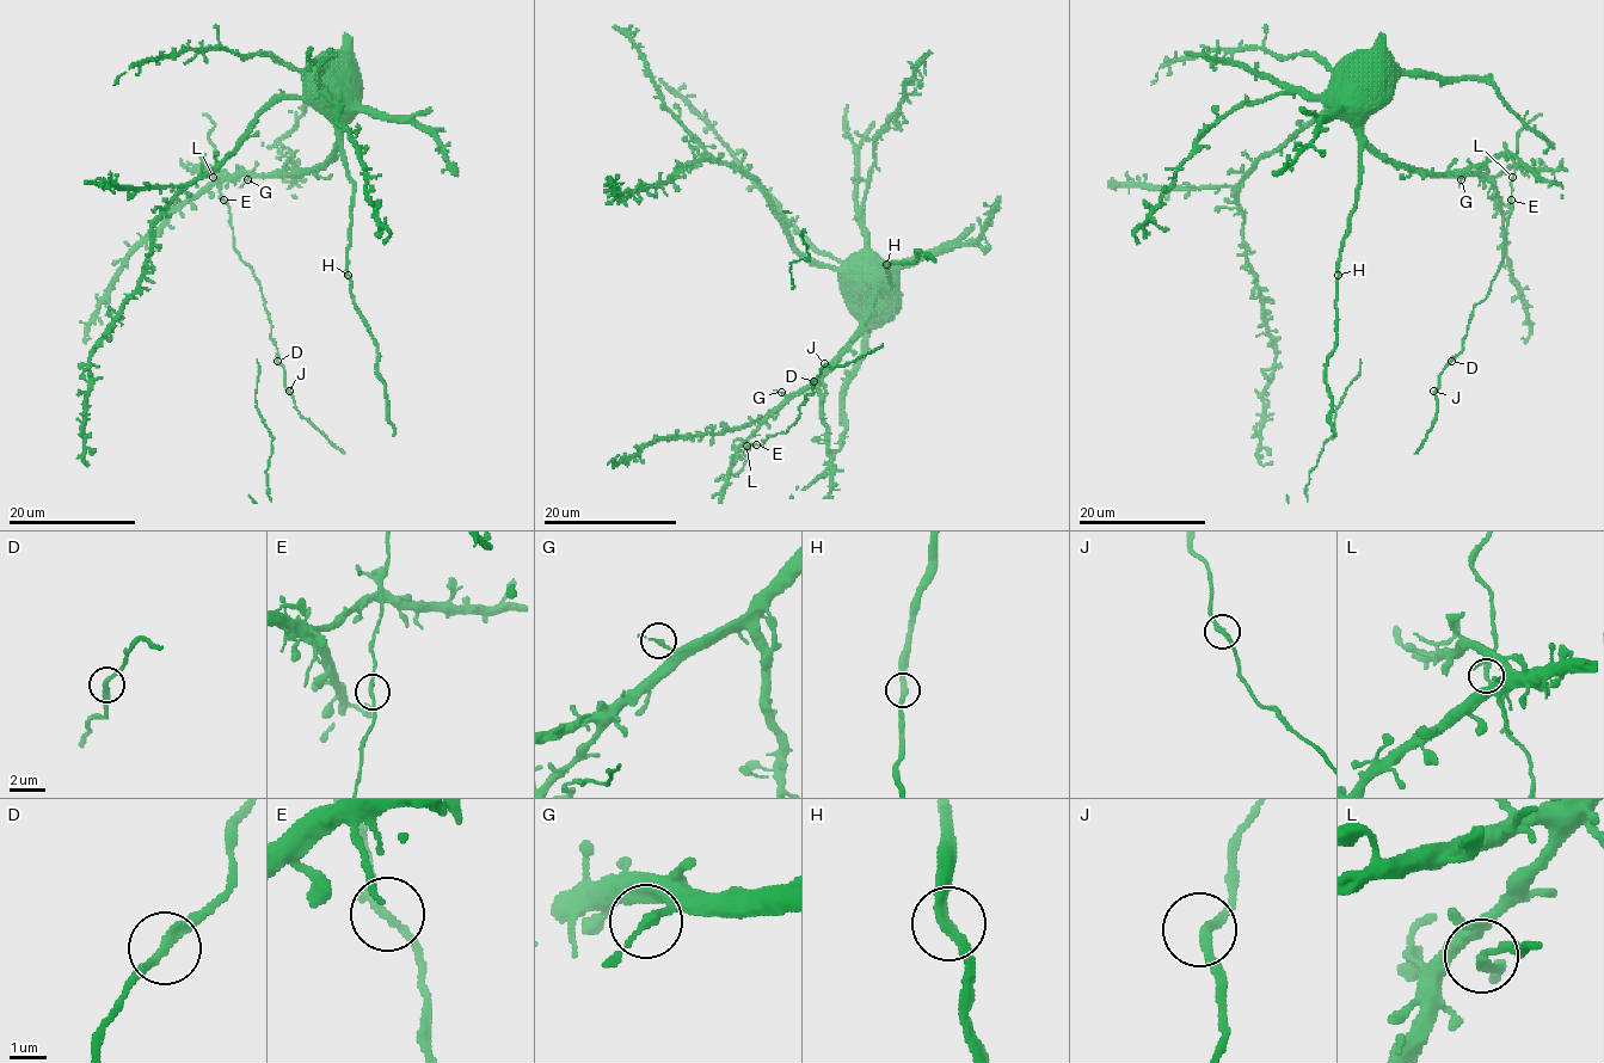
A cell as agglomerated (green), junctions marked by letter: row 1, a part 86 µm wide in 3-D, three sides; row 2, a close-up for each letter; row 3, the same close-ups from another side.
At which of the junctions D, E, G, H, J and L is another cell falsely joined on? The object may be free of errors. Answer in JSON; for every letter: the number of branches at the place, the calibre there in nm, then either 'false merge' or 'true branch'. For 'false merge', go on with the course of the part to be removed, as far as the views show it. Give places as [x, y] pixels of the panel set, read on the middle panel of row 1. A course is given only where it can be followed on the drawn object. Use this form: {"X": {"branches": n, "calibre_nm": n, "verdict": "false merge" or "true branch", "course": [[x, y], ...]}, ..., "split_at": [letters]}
{"D": {"branches": 2, "calibre_nm": 280, "verdict": "true branch"}, "E": {"branches": 2, "calibre_nm": 190, "verdict": "true branch"}, "G": {"branches": 2, "calibre_nm": 200, "verdict": "true branch"}, "H": {"branches": 2, "calibre_nm": 320, "verdict": "true branch"}, "J": {"branches": 2, "calibre_nm": 240, "verdict": "true branch"}, "L": {"branches": 2, "calibre_nm": 190, "verdict": "true branch"}, "split_at": []}

